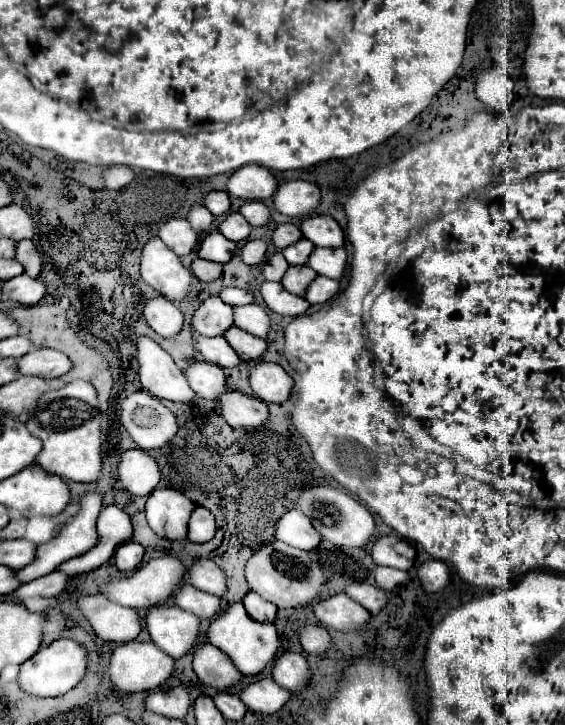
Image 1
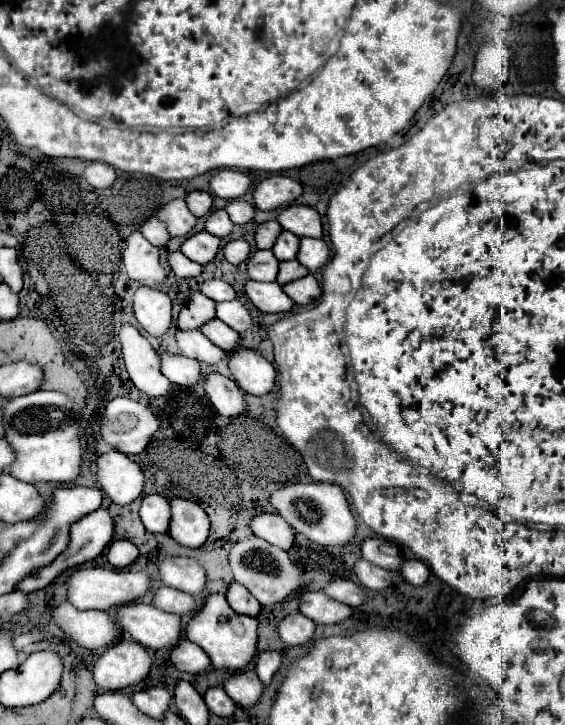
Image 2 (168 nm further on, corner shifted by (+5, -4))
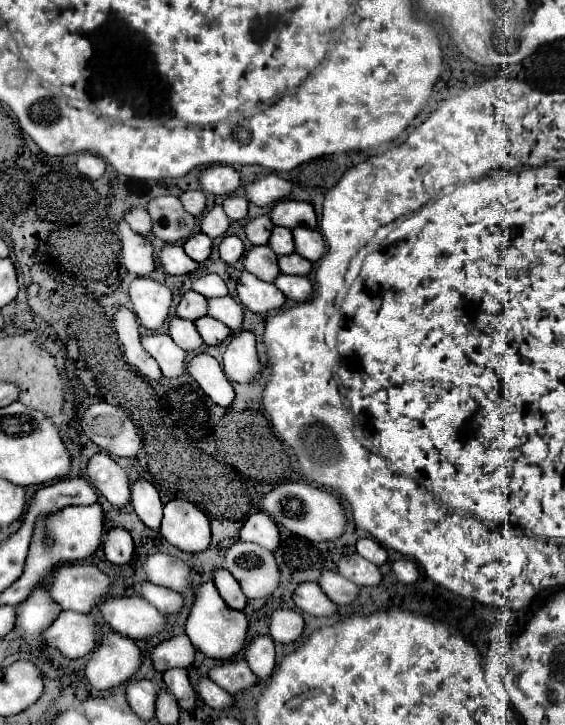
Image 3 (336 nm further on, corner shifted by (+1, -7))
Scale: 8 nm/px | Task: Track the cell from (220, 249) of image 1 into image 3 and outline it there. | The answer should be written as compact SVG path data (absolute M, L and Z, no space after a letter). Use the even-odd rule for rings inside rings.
M203 232L191 236L183 248L187 252L187 256L191 256L193 260L197 262L205 262L209 256L211 256L211 246L213 246L213 240L209 236L203 236Z

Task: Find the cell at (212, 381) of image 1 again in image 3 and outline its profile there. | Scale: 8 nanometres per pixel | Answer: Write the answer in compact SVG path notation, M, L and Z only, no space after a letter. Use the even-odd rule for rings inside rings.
M169 334L143 336L143 348L157 360L165 378L179 378L187 372L187 352L183 352Z

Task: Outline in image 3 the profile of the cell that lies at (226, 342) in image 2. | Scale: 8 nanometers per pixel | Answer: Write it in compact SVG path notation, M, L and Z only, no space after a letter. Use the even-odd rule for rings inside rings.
M203 316L203 320L197 320L195 326L197 326L201 338L205 340L205 344L209 344L209 346L223 344L227 340L227 336L231 334L231 330L223 322L219 322L211 316Z

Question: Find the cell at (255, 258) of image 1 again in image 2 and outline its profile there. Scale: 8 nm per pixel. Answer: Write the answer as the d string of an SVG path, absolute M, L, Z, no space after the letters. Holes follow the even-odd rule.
M245 239L229 241L229 243L225 245L225 249L223 249L223 255L225 255L225 259L227 259L229 263L239 265L239 263L243 263L243 261L247 259L247 255L249 255L249 243L247 243Z

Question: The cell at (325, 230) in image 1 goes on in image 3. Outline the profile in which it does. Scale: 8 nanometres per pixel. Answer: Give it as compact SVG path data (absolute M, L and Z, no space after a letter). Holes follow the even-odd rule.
M283 200L273 208L271 220L275 226L283 226L289 230L293 230L297 226L307 226L311 230L317 228L317 216L315 216L315 210L309 202Z

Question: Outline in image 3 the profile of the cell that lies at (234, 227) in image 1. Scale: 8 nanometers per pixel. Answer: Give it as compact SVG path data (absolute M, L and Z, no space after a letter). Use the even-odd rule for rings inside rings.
M213 206L211 210L205 212L203 220L201 220L201 232L205 232L209 238L219 238L225 236L227 228L229 228L229 218L223 212L223 206Z

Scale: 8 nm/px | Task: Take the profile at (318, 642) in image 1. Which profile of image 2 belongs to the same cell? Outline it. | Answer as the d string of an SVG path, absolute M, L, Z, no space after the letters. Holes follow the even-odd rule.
M293 613L293 615L283 617L277 625L277 631L279 631L279 637L283 643L303 645L313 637L315 623L309 617L303 617L303 613Z

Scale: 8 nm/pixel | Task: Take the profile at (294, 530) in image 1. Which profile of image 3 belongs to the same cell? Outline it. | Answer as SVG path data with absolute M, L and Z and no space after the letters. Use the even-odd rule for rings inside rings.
M257 512L257 514L249 516L247 522L243 524L243 528L239 530L239 534L241 534L243 542L261 544L267 550L275 550L281 540L279 526L265 512Z

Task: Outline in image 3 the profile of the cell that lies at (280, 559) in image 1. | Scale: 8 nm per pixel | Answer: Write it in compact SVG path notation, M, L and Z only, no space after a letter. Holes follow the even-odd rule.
M233 544L225 556L225 568L235 576L249 600L271 596L281 582L279 564L275 564L273 552L259 544Z

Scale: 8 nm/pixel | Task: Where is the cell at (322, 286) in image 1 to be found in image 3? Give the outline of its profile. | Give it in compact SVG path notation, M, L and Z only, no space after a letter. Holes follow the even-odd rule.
M279 274L275 284L289 300L295 300L295 302L309 300L311 294L313 294L313 284L311 284L311 280L307 276L285 276L285 274Z

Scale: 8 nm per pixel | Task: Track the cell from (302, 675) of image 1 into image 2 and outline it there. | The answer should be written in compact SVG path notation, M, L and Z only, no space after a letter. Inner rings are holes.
M261 651L257 655L257 663L255 663L255 671L259 675L259 679L269 685L273 675L277 673L277 667L281 665L281 655L277 651Z

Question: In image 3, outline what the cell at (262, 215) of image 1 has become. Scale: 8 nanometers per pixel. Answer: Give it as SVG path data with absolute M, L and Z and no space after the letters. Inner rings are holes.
M229 196L223 202L223 210L231 220L245 220L247 218L247 200L239 196Z

